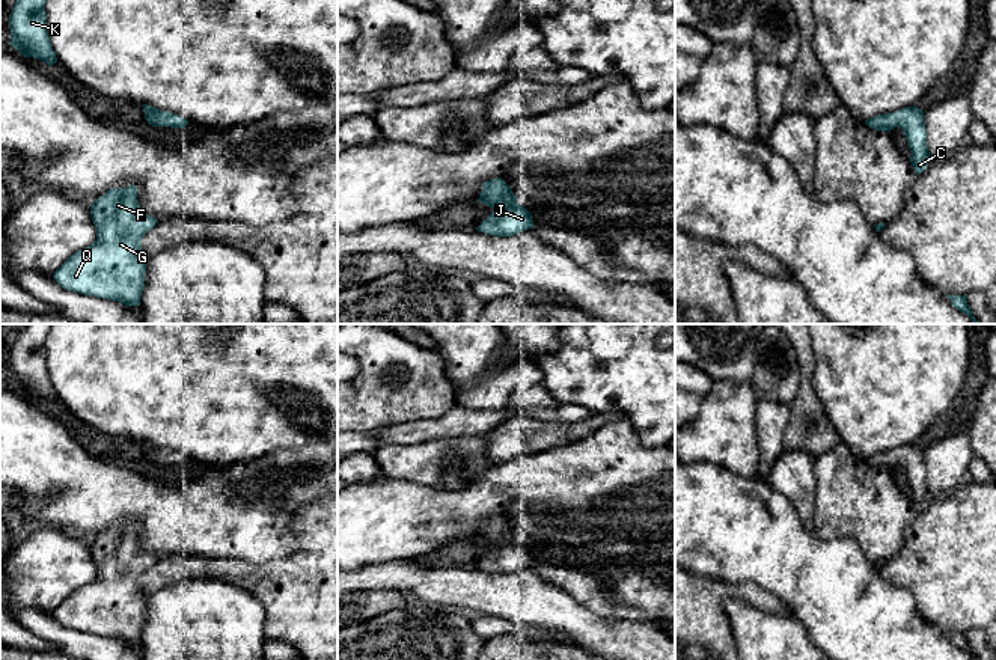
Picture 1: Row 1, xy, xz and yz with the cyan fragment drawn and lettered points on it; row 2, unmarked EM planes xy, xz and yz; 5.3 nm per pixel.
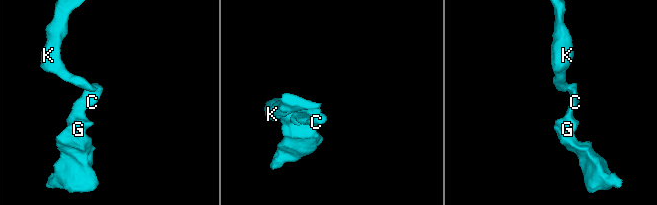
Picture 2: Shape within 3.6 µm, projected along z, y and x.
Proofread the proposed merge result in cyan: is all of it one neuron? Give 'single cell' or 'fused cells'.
single cell

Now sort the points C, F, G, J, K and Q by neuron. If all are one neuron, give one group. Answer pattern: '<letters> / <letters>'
C F G J K Q

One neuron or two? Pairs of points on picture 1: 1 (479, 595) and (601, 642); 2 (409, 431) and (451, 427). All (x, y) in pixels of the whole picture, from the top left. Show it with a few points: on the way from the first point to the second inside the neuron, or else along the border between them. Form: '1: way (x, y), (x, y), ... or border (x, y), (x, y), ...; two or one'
1: way (510, 597), (525, 597), (571, 618); one
2: way (419, 431), (440, 427); one

